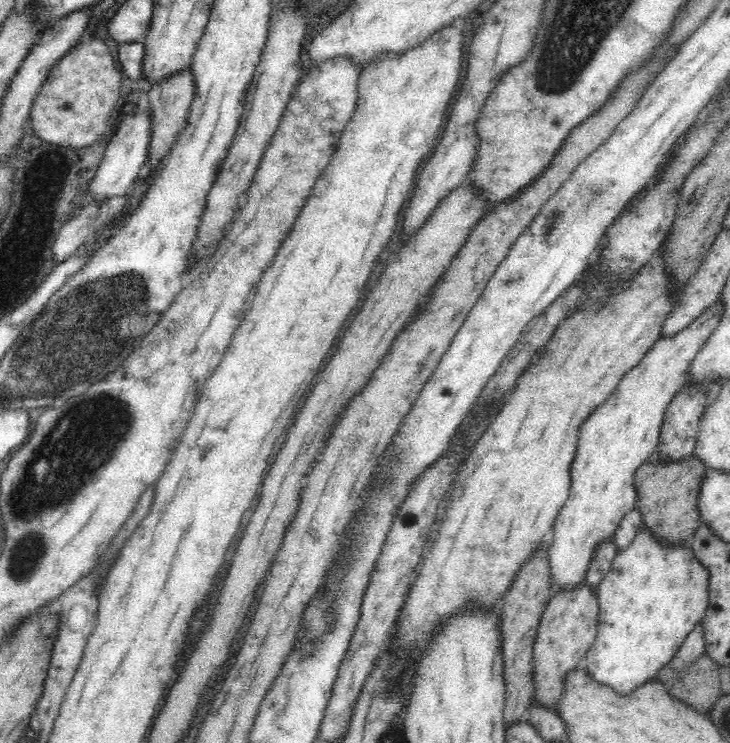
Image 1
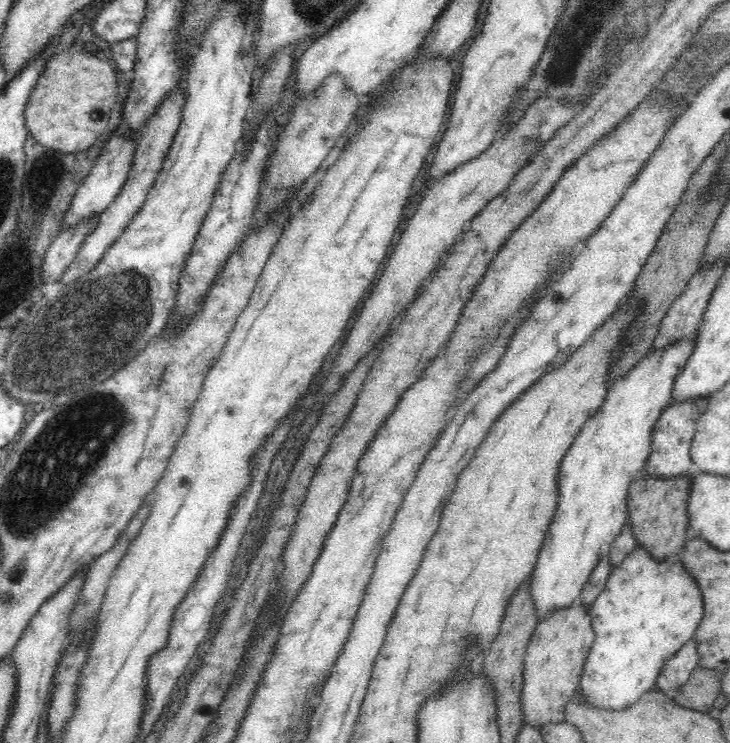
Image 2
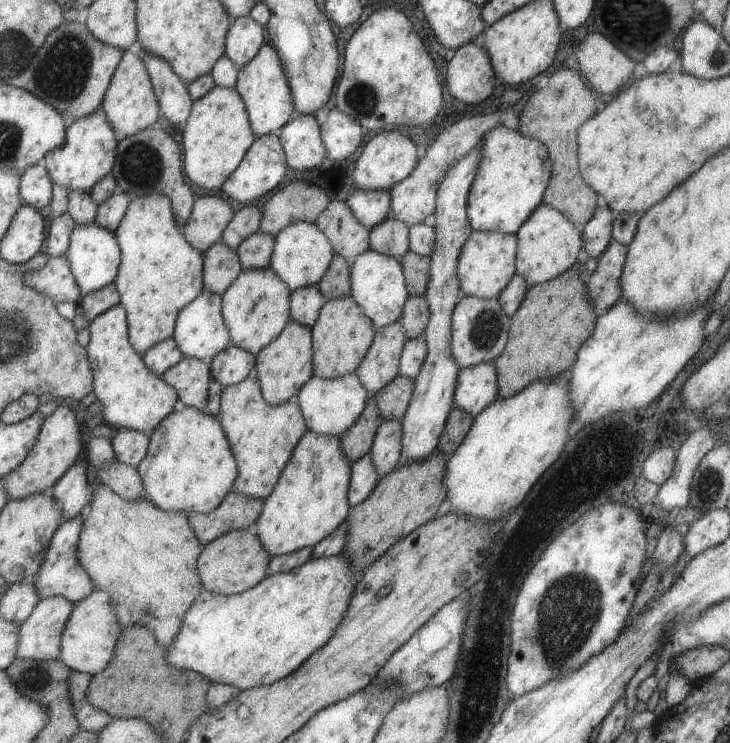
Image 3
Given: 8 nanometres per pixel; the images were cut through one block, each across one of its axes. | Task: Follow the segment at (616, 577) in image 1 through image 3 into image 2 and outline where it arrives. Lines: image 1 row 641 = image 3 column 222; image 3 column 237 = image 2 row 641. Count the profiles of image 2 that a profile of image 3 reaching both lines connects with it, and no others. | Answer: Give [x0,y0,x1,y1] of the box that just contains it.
[577,547,703,710]

